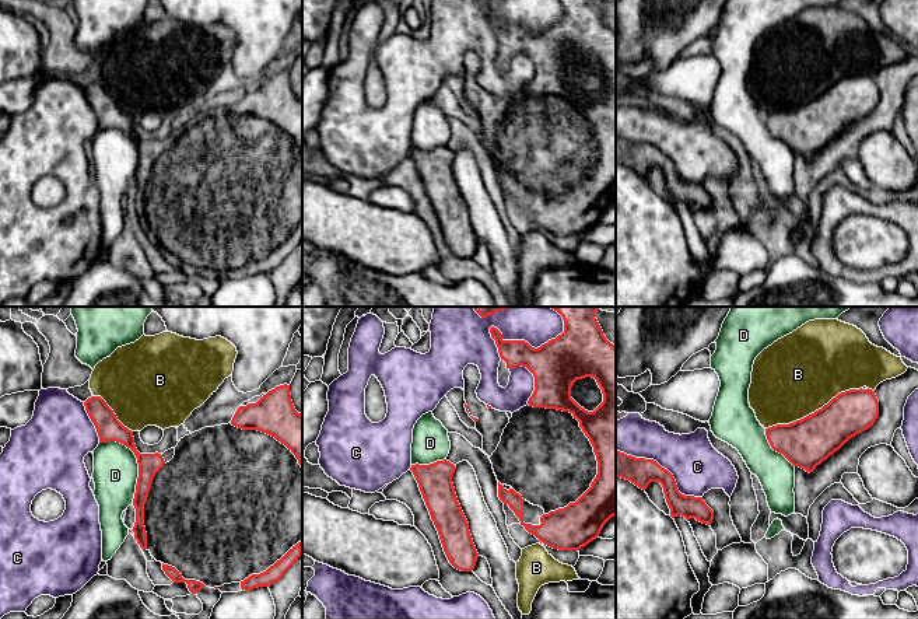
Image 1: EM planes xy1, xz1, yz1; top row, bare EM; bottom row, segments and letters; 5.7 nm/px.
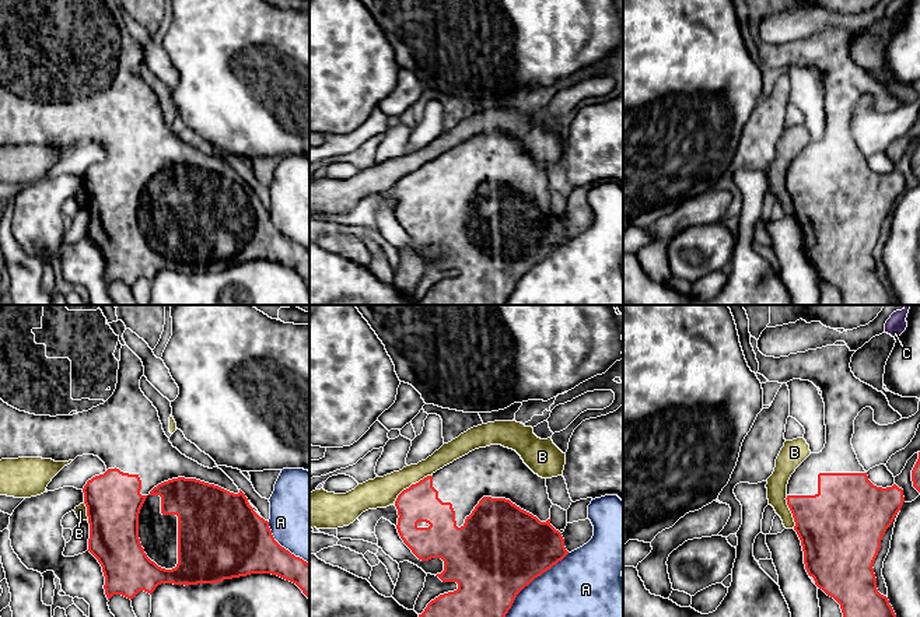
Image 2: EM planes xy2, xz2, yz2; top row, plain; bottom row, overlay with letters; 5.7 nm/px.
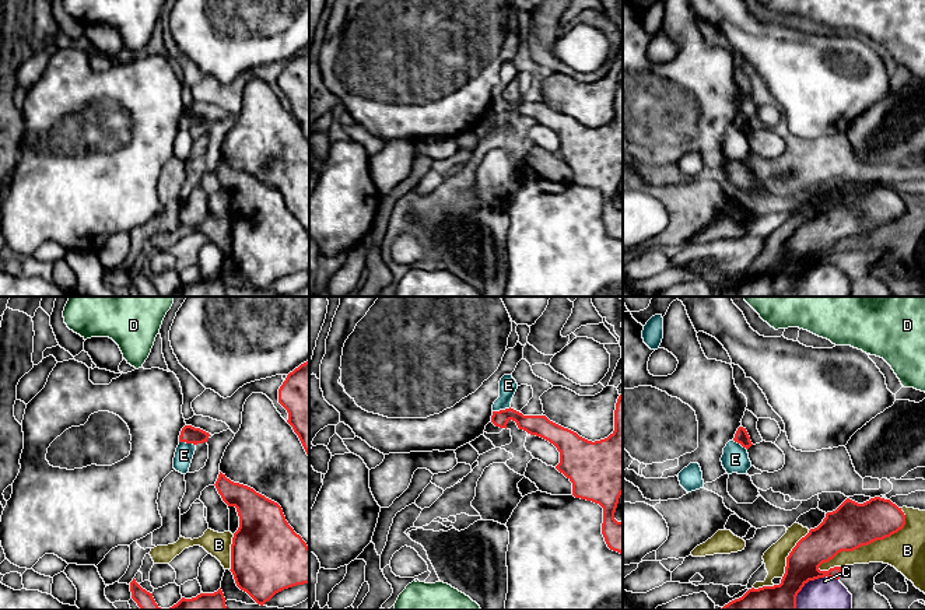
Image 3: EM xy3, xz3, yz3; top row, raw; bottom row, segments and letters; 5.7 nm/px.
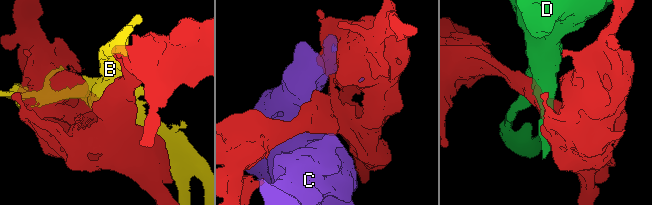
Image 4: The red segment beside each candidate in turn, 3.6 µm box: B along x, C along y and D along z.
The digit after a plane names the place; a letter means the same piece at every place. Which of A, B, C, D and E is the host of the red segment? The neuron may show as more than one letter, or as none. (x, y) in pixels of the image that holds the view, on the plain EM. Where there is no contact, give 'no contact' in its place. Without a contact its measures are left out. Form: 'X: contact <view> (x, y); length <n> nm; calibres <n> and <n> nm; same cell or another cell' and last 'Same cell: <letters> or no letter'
A: contact xz2 (531, 267); length 550 nm; calibres 500 and 500 nm; another cell
B: contact yz3 (869, 230); length 600 nm; calibres 260 and 220 nm; another cell
C: contact xz1 (528, 30); length 440 nm; calibres 280 and 180 nm; another cell
D: contact xy1 (137, 147); length 400 nm; calibres 140 and 260 nm; another cell
E: contact xz3 (501, 97); length 110 nm; calibres 120 and 100 nm; another cell
Same cell: no letter

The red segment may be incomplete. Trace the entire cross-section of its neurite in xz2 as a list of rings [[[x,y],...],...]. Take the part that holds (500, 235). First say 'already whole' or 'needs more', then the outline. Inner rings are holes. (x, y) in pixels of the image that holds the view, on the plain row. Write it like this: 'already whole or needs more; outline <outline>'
needs more; outline [[[490,132],[486,134],[475,136],[437,157],[431,162],[427,162],[419,169],[412,171],[409,175],[403,176],[395,187],[395,193],[399,201],[396,215],[400,225],[421,248],[441,245],[444,248],[444,257],[441,260],[437,260],[435,263],[438,263],[442,269],[458,270],[456,277],[440,281],[434,287],[431,287],[424,298],[419,301],[419,305],[506,305],[506,301],[511,295],[517,281],[535,264],[541,263],[569,241],[564,234],[564,225],[562,220],[550,211],[549,204],[552,192],[553,190],[549,186],[548,180],[546,165],[535,161],[515,137],[504,134],[501,132]]]

